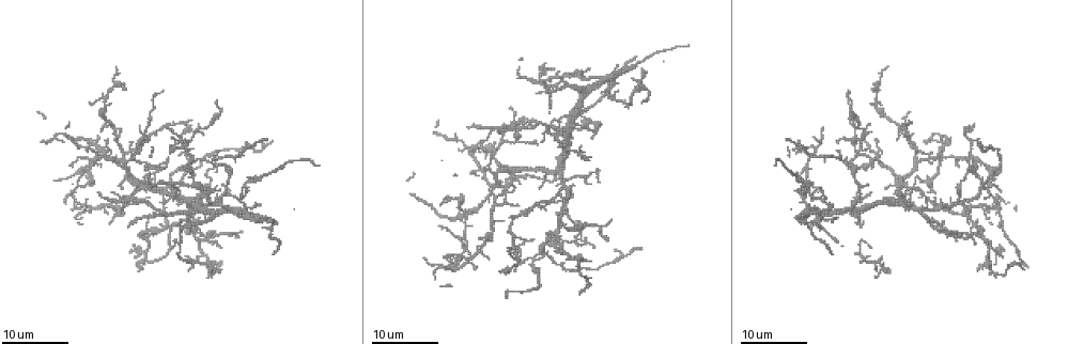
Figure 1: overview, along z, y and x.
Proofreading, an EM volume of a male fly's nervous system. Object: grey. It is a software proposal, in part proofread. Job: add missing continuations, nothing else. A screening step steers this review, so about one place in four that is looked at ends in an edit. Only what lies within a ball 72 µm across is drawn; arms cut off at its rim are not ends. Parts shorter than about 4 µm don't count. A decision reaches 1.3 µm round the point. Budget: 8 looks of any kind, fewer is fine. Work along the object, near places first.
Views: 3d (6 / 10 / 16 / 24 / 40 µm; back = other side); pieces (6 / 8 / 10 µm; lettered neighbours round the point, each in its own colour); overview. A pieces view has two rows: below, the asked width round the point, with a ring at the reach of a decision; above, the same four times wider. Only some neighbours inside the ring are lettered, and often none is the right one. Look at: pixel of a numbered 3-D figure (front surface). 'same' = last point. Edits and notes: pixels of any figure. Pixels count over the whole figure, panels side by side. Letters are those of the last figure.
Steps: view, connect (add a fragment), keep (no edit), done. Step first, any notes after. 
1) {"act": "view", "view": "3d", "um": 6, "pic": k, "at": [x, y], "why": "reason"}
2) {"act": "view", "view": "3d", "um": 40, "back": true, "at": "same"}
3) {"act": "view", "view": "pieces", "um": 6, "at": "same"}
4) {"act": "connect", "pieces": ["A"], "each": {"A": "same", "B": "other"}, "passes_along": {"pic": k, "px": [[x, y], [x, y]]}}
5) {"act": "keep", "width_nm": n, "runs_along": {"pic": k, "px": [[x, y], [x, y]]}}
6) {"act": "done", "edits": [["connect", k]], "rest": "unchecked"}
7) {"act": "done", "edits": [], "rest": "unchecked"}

{"act": "view", "view": "3d", "um": 16, "pic": 1, "at": [876, 157], "why": "thin end"}

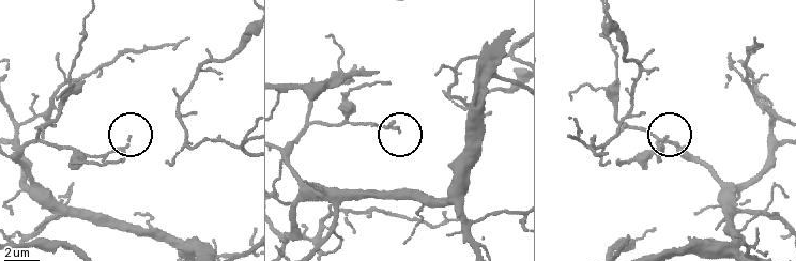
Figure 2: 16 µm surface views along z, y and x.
{"act": "view", "view": "pieces", "um": 8, "pic": 2, "at": [665, 137]}

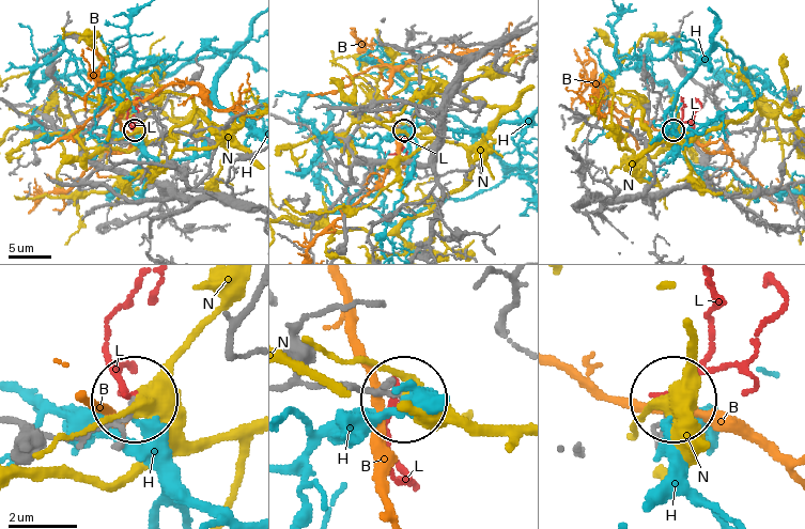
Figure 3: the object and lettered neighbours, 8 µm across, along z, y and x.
{"act": "keep", "each": {"B": "other", "H": "other", "L": "other", "N": "other"}, "found": "none of them fits"}

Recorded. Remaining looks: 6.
{"act": "view", "view": "3d", "um": 24, "pic": 1, "at": [972, 235]}

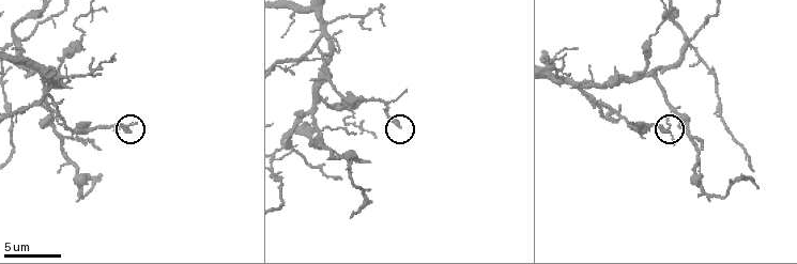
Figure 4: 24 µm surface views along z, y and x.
{"act": "view", "view": "3d", "um": 10, "pic": 4, "at": [398, 124]}

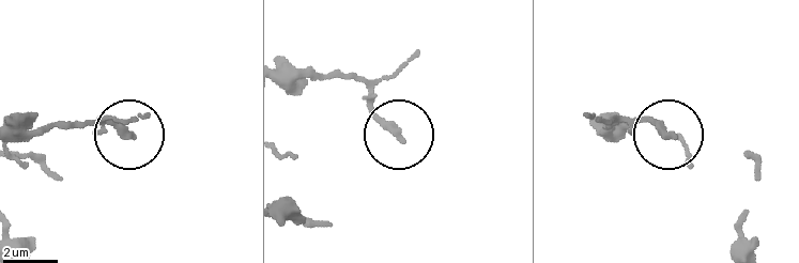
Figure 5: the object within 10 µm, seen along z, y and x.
{"act": "view", "view": "pieces", "um": 10, "pic": 5, "at": [128, 137], "why": "what lies round it"}

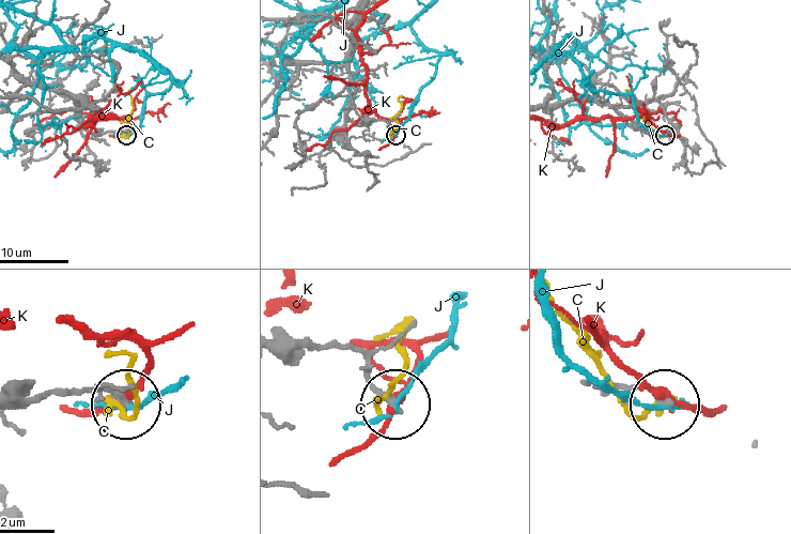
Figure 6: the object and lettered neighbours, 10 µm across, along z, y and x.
{"act": "keep", "each": {"C": "other", "J": "other", "K": "other"}, "runs_along": {"pic": 6, "px": [[282, 341], [358, 351], [368, 377], [390, 401]]}, "found": "none of them fits"}

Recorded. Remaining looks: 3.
{"act": "view", "view": "3d", "um": 6, "pic": 4, "at": [375, 136], "why": "branch stops here"}

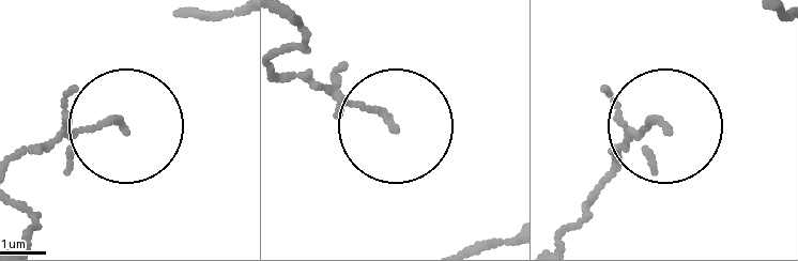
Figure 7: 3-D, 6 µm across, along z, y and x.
{"act": "view", "view": "pieces", "um": 8, "pic": 7, "at": [393, 126]}

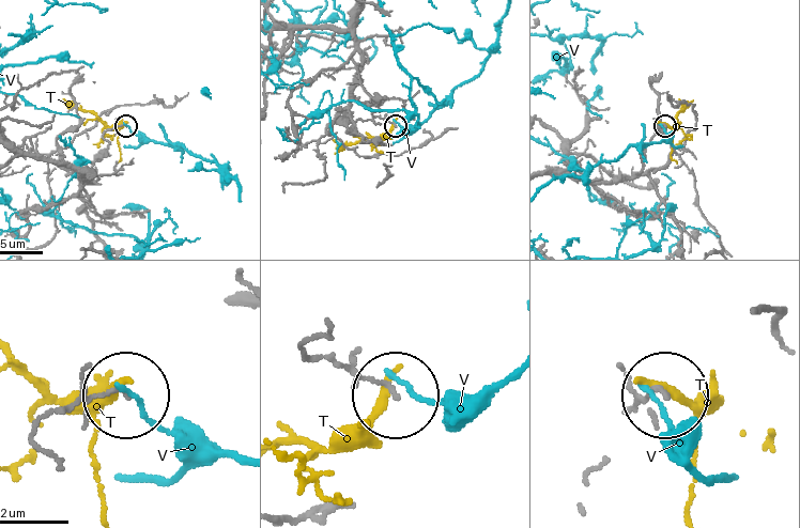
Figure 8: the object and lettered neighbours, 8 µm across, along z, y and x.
{"act": "keep", "each": {"T": "other", "V": "other"}, "runs_along": {"pic": 8, "px": [[352, 33], [359, 55], [354, 97], [394, 124]]}, "found": "none of them fits"}

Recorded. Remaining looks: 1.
{"act": "done", "edits": [], "rest": "unchecked"}

